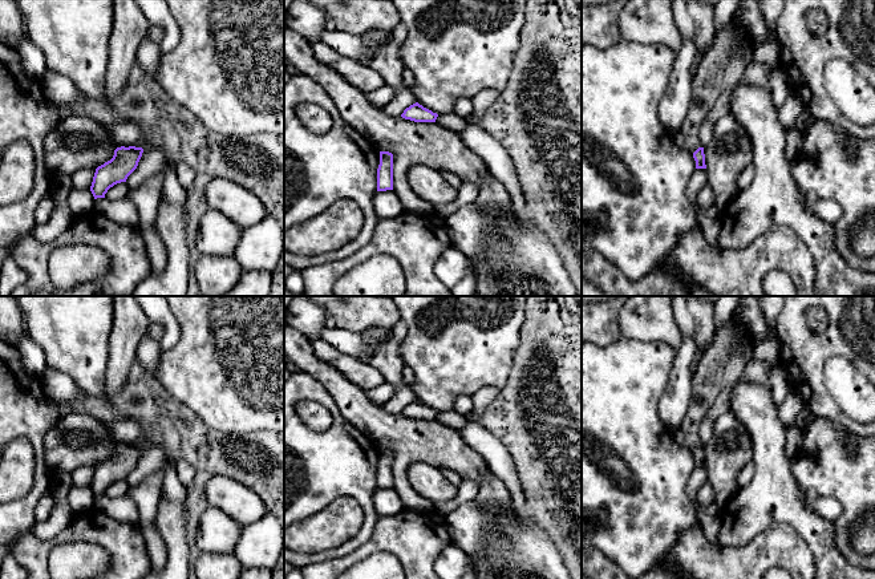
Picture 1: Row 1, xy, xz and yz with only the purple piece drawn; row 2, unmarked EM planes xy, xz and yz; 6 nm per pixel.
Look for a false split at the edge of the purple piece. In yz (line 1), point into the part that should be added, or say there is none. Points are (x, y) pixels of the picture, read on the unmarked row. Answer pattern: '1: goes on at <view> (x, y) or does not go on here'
1: does not go on here

